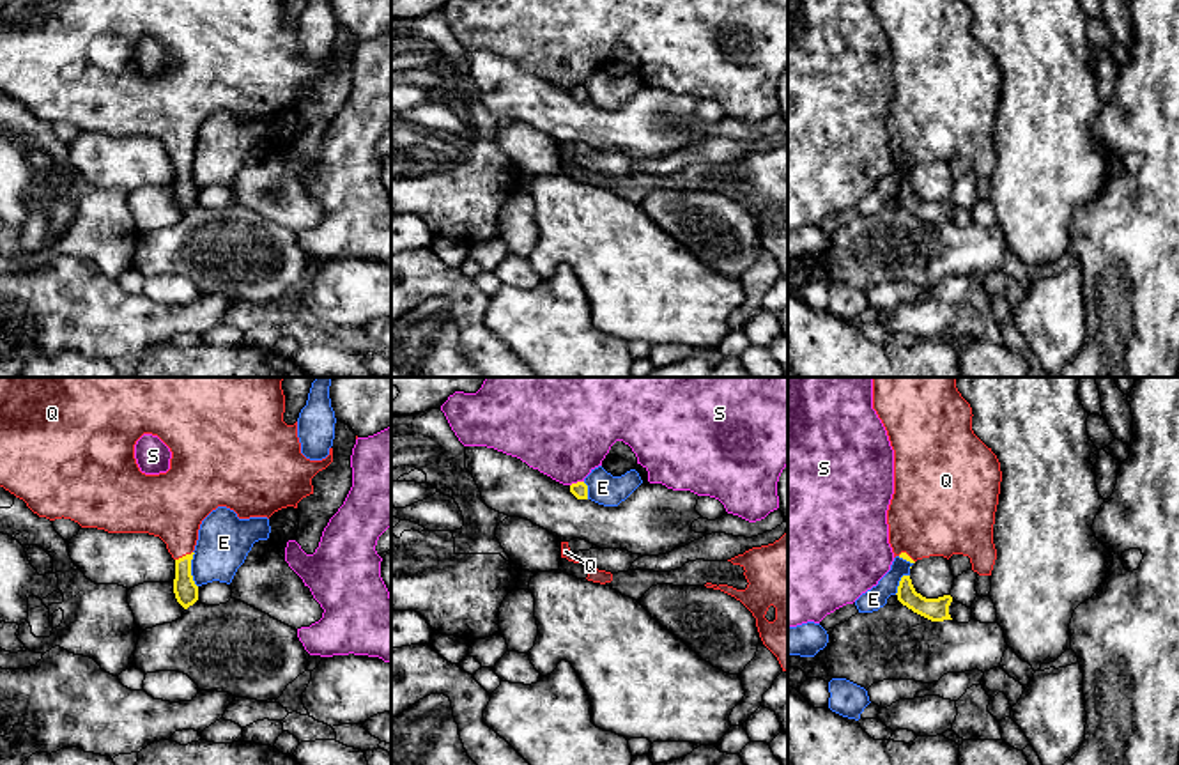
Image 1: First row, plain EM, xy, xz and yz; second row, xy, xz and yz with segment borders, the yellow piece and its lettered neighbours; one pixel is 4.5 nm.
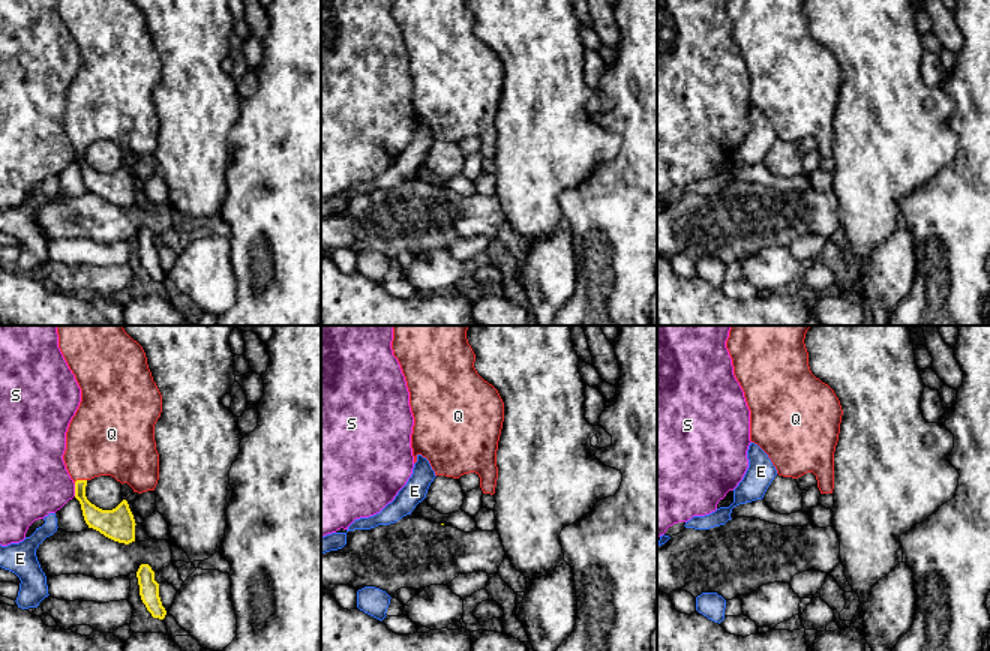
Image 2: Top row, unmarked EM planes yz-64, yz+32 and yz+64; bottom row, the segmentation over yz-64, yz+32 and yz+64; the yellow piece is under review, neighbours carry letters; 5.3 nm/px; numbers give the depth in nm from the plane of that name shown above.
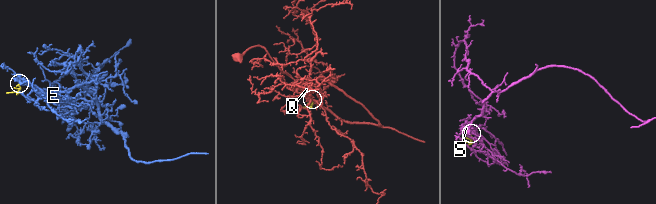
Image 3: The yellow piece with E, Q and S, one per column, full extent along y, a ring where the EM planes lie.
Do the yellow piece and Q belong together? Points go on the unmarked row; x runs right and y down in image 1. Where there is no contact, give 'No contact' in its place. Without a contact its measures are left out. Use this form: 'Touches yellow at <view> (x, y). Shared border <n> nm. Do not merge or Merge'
Touches yellow at xy (183, 160). Shared border 90 nm. Merge

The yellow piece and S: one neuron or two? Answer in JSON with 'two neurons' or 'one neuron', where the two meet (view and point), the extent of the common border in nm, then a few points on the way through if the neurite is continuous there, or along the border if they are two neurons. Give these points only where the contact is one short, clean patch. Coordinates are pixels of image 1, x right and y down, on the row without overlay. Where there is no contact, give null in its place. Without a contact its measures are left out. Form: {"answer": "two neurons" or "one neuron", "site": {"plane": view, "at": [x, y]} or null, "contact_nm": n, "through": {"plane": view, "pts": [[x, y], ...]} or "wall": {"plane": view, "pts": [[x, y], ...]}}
{"answer": "two neurons", "site": {"plane": "xz", "at": [577, 85]}, "contact_nm": 70, "wall": {"plane": "xz", "pts": [[583, 84], [570, 89]]}}

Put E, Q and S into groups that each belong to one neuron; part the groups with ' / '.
E / Q / S

